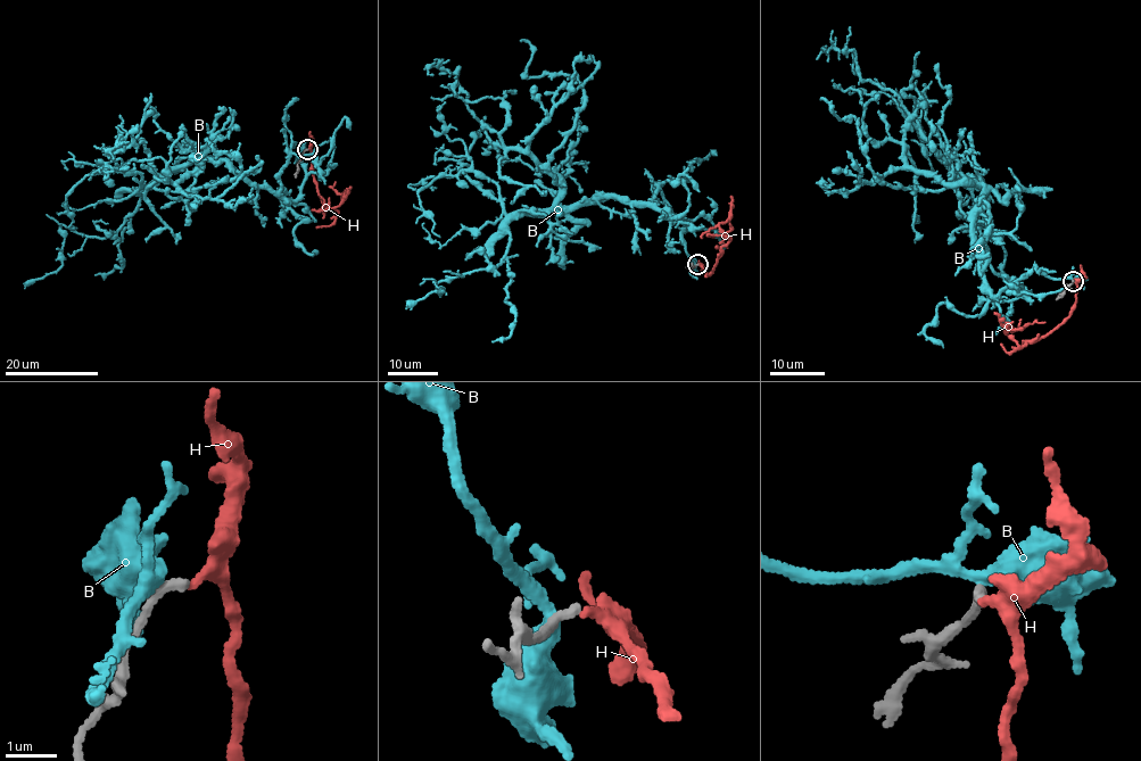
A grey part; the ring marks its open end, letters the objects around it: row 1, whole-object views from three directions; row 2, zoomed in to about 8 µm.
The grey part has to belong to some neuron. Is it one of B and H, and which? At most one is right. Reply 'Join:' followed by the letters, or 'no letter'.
Join: H

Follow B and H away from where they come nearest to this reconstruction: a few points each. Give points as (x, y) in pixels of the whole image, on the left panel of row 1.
B: (305, 149), (296, 199), (224, 160), (164, 168), (116, 232), (60, 225), (59, 267), (23, 283)
H: (307, 149), (317, 193), (336, 212), (331, 209), (342, 200), (332, 189), (336, 181)

